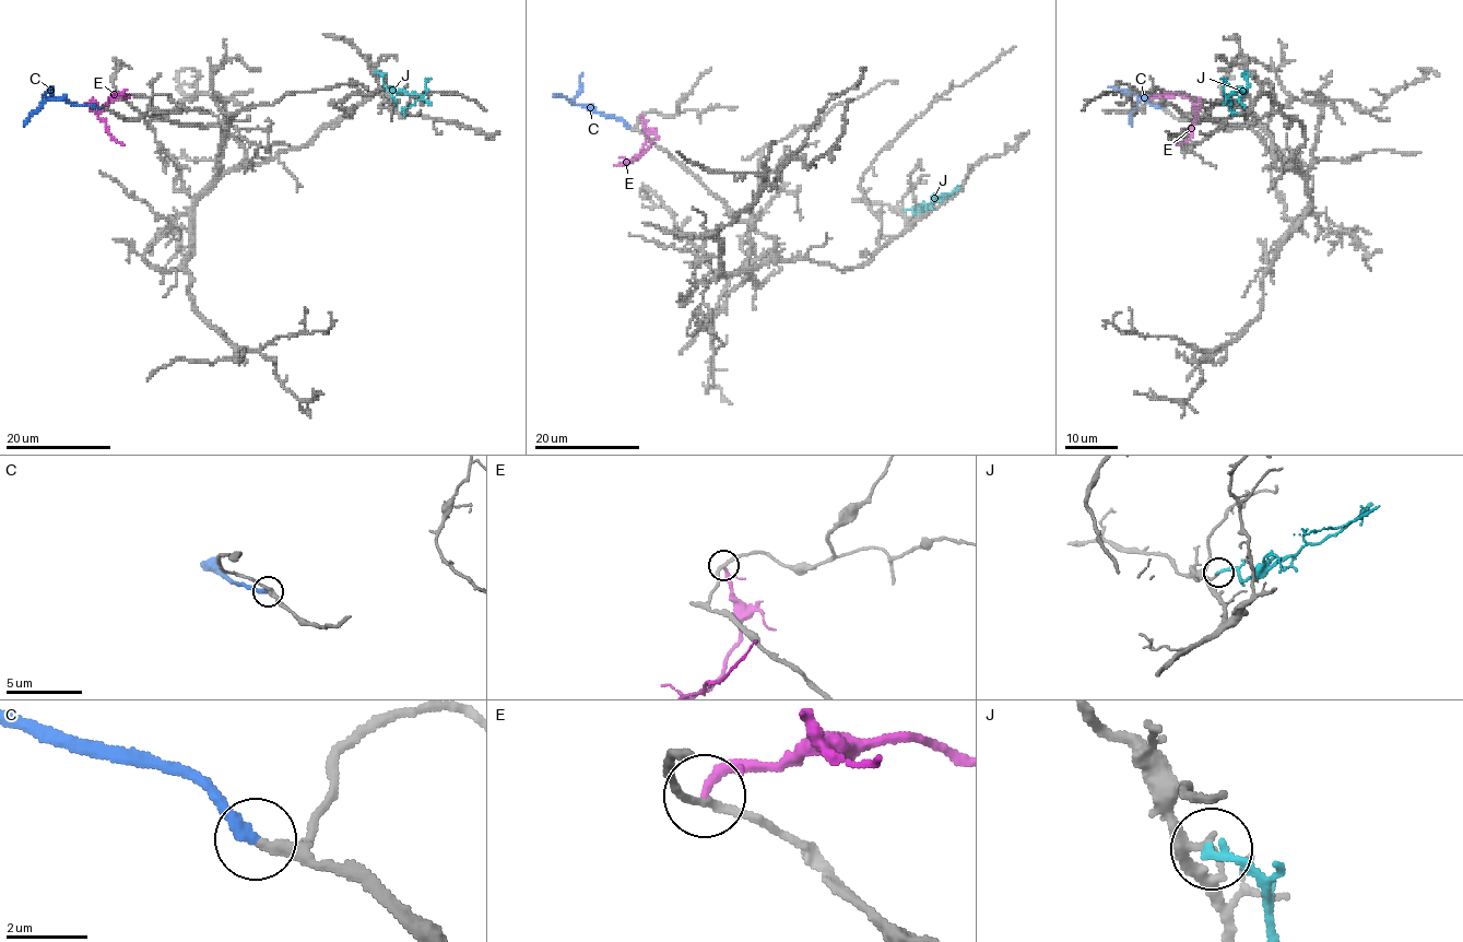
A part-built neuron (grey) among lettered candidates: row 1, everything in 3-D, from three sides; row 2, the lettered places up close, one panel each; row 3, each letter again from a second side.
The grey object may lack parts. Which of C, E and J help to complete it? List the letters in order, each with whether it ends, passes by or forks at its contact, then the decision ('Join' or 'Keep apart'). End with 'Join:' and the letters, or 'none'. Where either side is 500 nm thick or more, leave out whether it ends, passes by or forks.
C: It ends there. Join
E: It ends there. Keep apart
J: It ends there. Keep apart
Join: C

